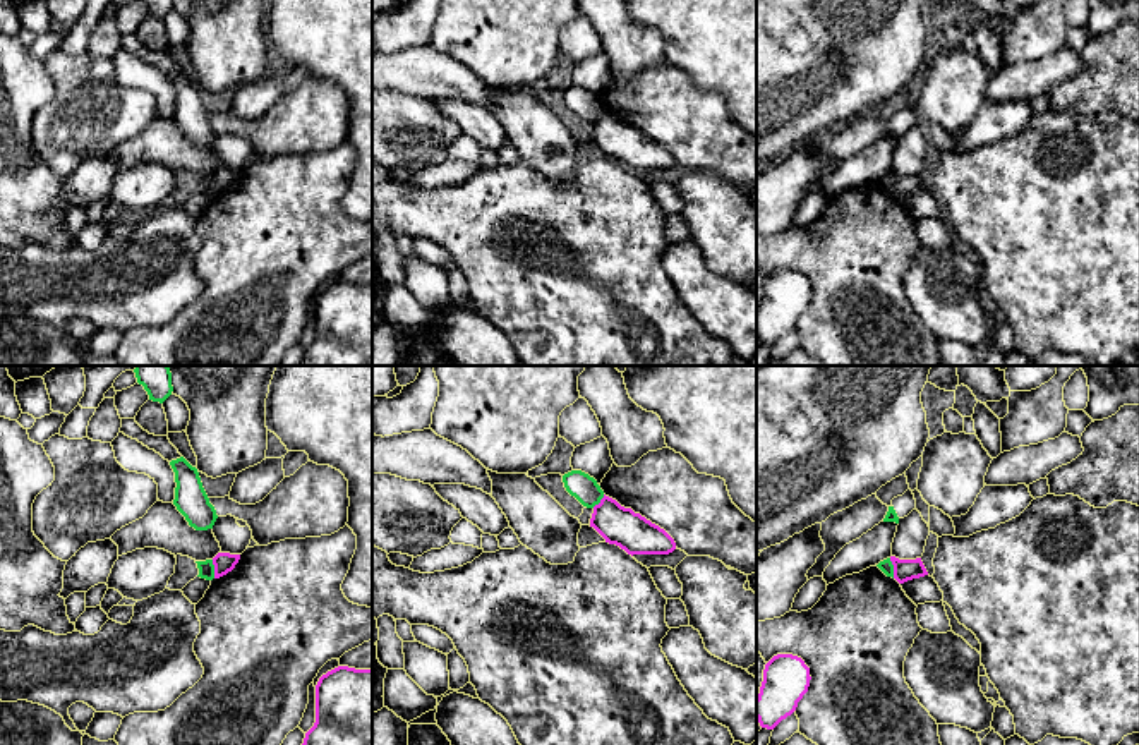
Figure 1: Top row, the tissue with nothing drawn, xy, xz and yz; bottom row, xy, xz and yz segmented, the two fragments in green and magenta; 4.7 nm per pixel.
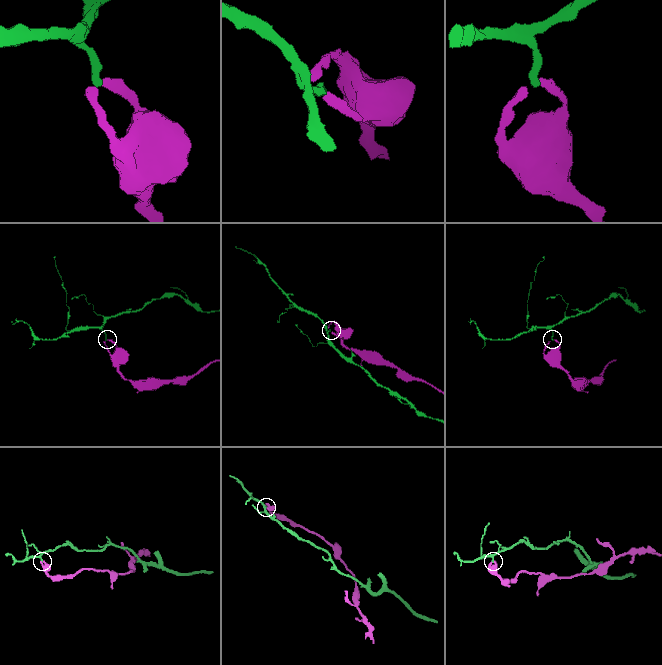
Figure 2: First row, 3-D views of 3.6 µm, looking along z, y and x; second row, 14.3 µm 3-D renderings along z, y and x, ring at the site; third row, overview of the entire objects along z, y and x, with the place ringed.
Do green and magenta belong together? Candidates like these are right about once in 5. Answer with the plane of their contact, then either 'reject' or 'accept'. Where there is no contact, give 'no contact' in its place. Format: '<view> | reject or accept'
yz | reject

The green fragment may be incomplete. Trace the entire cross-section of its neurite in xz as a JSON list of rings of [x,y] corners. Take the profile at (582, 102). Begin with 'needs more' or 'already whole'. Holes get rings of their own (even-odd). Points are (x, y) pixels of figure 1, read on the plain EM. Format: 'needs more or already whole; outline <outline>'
already whole; outline [[[582,86],[564,89],[563,98],[566,106],[587,124],[594,124],[604,113],[604,106],[597,96]]]

